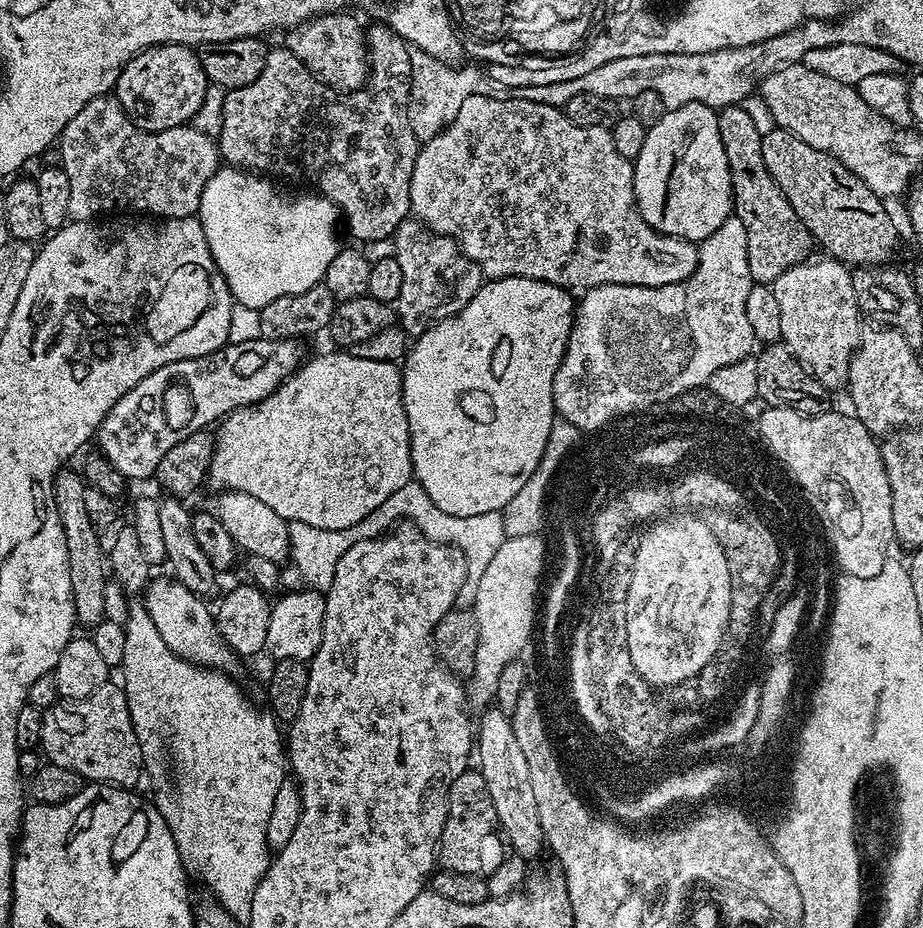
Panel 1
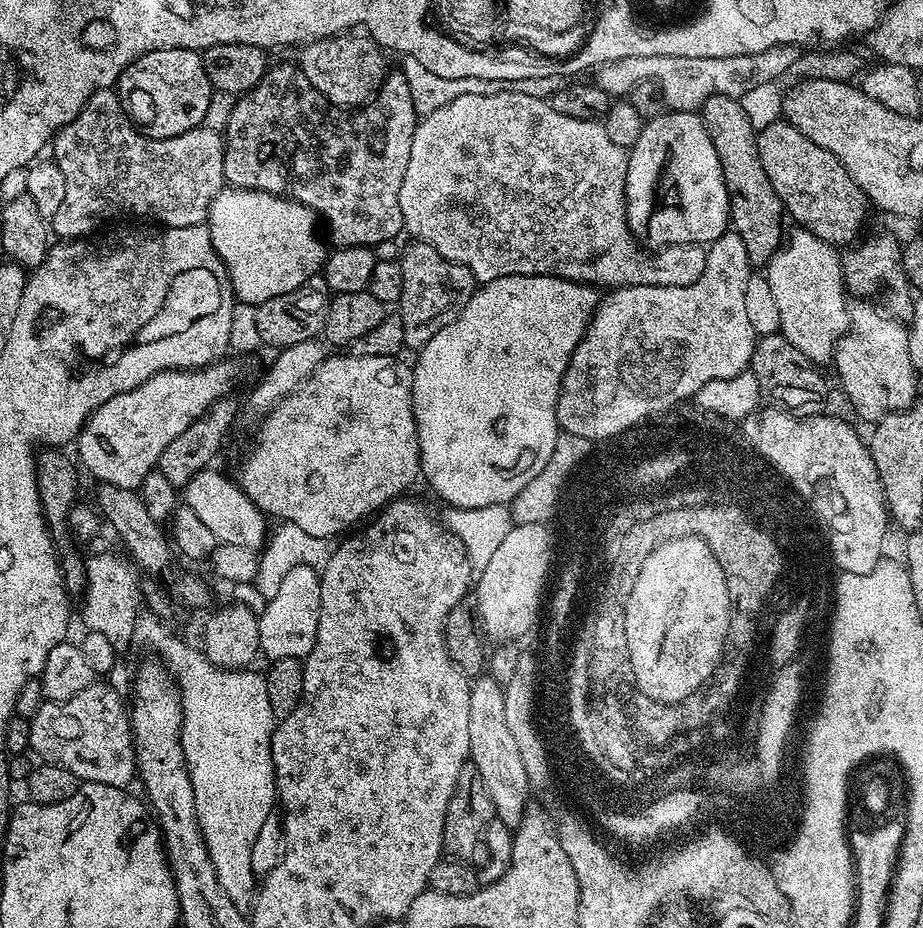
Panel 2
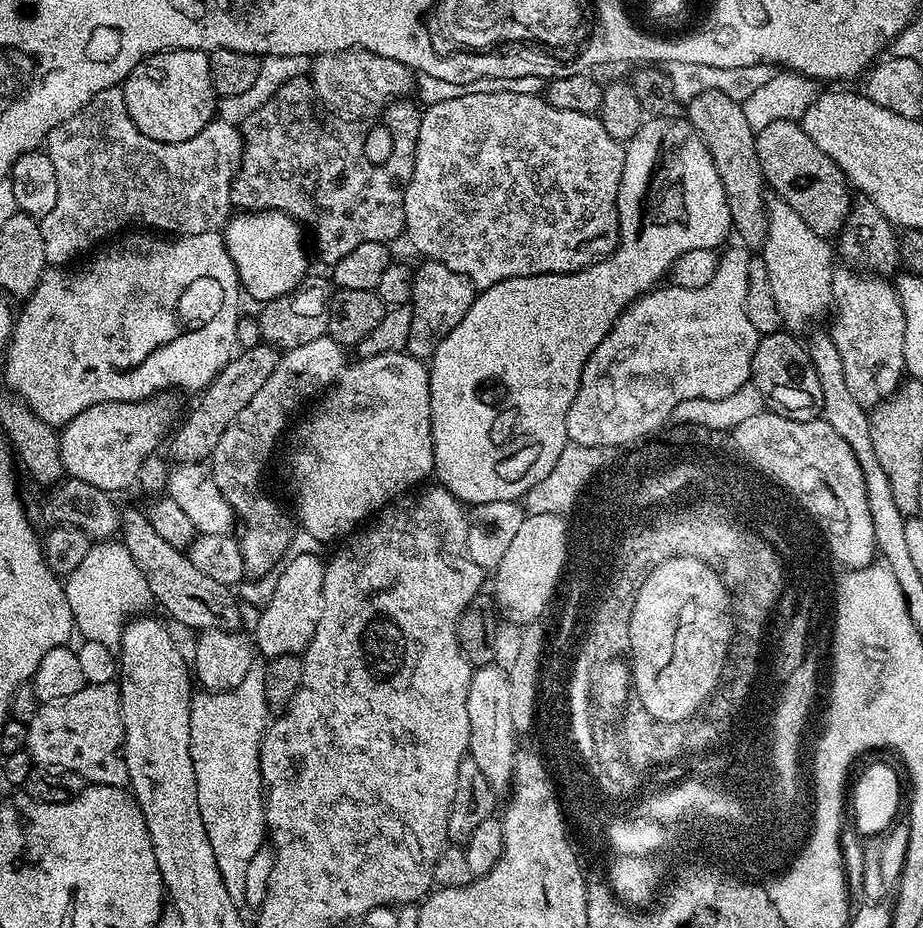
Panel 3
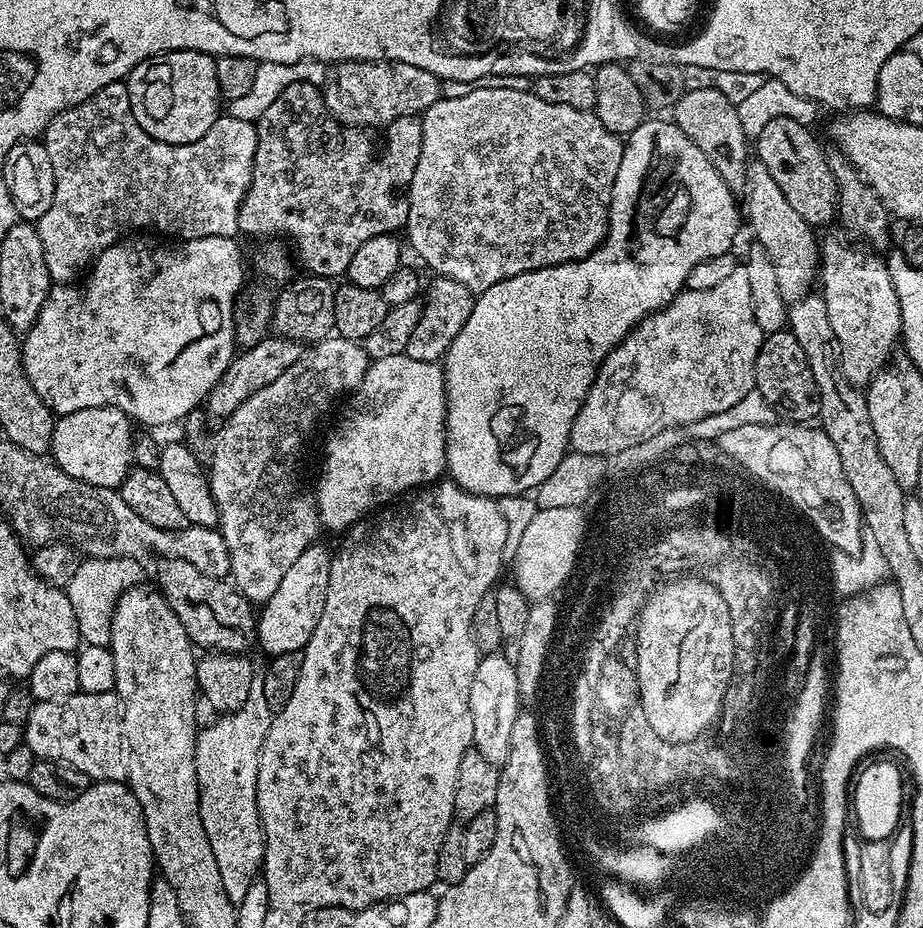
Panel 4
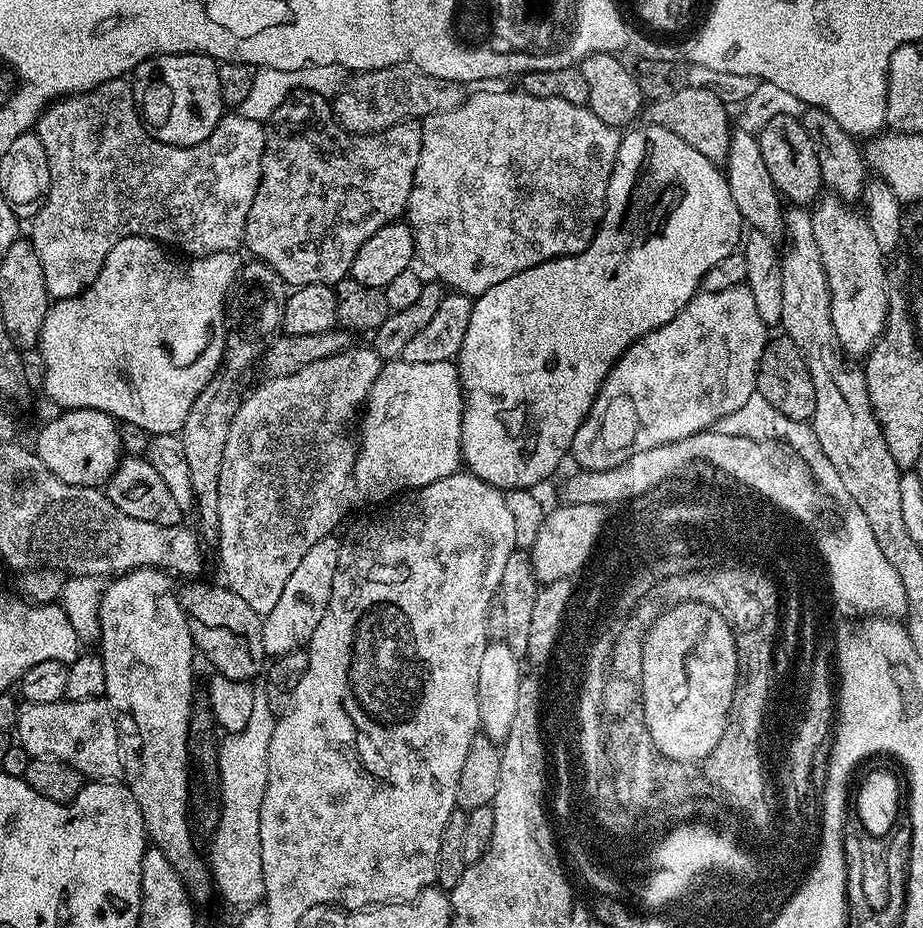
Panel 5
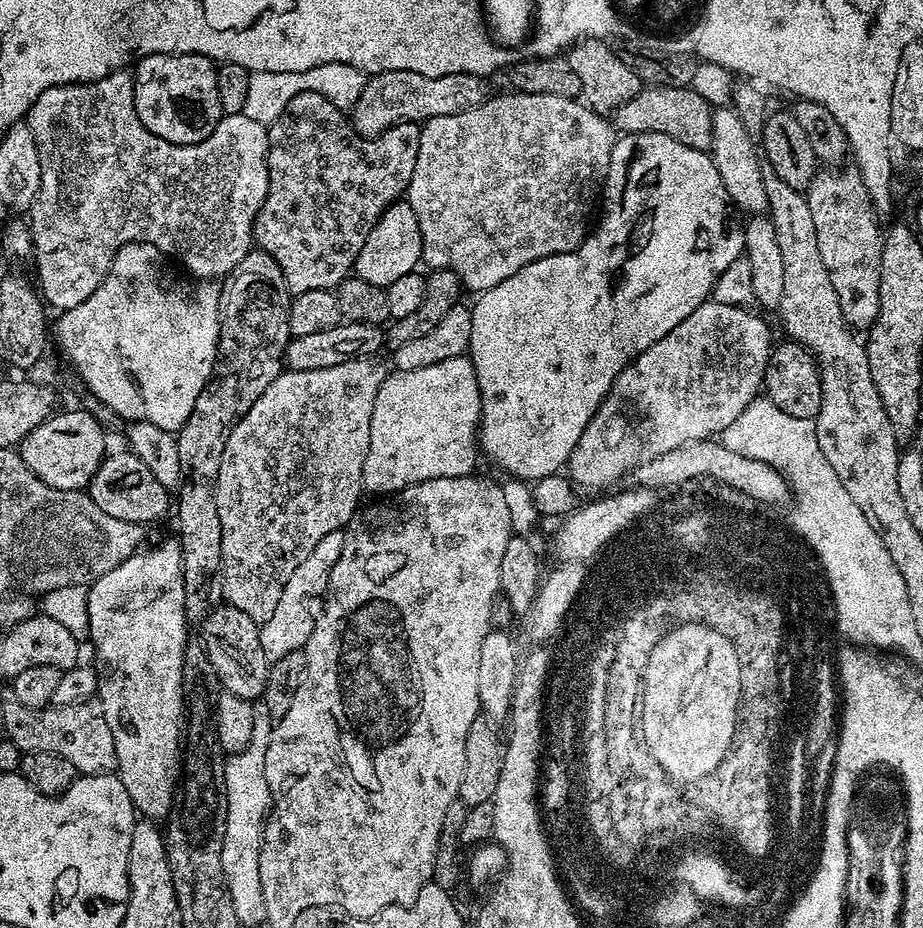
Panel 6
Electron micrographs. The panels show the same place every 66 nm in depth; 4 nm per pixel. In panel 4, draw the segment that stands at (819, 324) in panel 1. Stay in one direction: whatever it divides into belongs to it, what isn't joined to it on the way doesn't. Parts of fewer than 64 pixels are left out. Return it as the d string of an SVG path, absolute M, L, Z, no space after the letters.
M753 159L746 170L746 182L742 193L742 212L746 217L747 227L749 224L753 234L756 235L753 236L755 243L762 245L766 254L770 254L770 262L774 262L774 271L778 277L778 290L782 290L782 298L789 302L795 302L801 300L803 296L809 295L818 280L820 266L818 236L816 240L815 234L812 233L815 232L813 225L806 223L802 214L798 214L798 210L794 210L794 206L790 206L786 194L782 194L782 190L778 190L778 182L774 182L770 170L766 170L766 166L761 160Z

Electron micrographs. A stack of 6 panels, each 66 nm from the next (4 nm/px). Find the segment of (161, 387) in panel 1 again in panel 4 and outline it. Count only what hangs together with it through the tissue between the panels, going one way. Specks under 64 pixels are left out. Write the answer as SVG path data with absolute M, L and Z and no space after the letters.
M120 406L74 410L56 420L52 431L50 459L63 472L70 474L70 478L90 482L90 486L119 489L121 482L134 467L132 428L134 429L134 421Z

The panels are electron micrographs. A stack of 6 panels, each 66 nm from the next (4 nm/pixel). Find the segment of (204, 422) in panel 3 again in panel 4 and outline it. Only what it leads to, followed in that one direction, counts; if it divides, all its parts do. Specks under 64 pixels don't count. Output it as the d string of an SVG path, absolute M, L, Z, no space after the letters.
M269 334L262 342L237 351L226 366L222 378L210 390L206 401L209 412L207 415L212 415L217 422L227 420L230 414L234 414L234 410L238 410L238 406L242 406L242 402L246 402L246 398L258 394L262 386L270 386L270 382L275 382L281 374L286 374L286 370L294 366L294 362L298 362L301 355L302 346L297 340L287 340L285 336L275 334Z

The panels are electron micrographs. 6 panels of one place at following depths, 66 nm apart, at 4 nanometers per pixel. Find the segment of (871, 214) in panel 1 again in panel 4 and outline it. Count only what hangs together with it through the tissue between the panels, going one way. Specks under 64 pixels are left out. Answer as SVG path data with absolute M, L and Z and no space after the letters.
M776 116L768 120L754 136L754 156L770 170L778 190L786 194L786 199L804 221L813 226L828 224L838 216L838 197L834 174L828 165L828 152L820 149L818 141L804 124L799 124L792 116Z

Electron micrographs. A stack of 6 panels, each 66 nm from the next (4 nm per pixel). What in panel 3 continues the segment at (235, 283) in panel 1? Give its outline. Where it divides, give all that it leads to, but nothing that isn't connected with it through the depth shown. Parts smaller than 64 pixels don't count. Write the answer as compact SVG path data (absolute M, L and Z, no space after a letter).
M237 211L222 229L224 245L238 270L241 289L259 302L267 302L294 290L309 275L308 256L300 237L300 221L284 212Z

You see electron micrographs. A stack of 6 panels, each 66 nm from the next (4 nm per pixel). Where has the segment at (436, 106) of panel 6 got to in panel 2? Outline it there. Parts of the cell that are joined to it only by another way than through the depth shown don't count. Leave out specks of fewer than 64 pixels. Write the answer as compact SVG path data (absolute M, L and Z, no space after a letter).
M356 30L328 36L324 40L311 40L299 52L298 66L302 74L310 78L310 86L314 86L314 90L318 90L329 105L337 104L340 108L356 108L364 103L367 105L380 91L384 77L390 71L380 45L371 36Z

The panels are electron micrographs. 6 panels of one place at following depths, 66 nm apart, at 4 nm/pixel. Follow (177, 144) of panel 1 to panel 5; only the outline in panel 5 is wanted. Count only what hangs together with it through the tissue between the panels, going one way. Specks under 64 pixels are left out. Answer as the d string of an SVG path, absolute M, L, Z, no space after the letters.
M127 79L111 80L102 82L89 92L79 92L77 96L66 96L63 100L57 100L45 108L44 113L36 119L34 125L36 137L42 142L46 150L46 162L50 164L50 186L48 197L44 199L44 205L38 210L38 214L31 221L32 233L30 239L38 258L42 262L42 274L46 278L46 290L53 301L74 298L82 294L98 278L98 274L104 265L106 254L119 240L127 236L149 236L151 240L158 240L165 246L173 249L181 248L181 253L189 257L208 256L211 252L237 251L244 242L244 231L246 230L246 214L250 214L250 206L254 202L254 194L258 194L258 182L262 174L262 154L264 153L264 137L266 128L261 121L251 120L239 114L225 114L220 117L218 126L202 142L194 146L174 146L161 140L156 140L144 128L140 121L140 114L136 106L136 99L132 93L132 85Z

